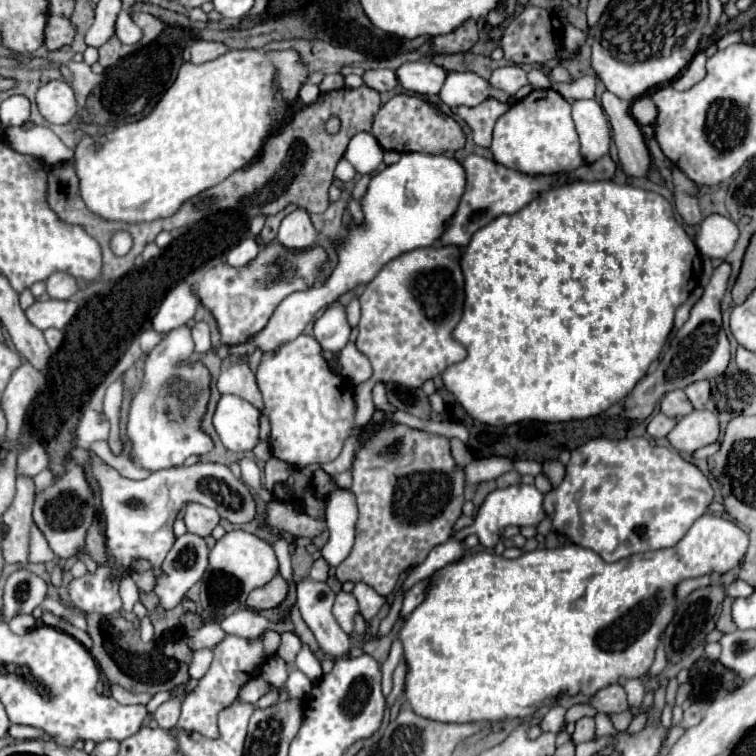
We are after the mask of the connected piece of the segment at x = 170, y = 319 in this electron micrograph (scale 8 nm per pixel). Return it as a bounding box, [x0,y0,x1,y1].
[152,282,200,334]

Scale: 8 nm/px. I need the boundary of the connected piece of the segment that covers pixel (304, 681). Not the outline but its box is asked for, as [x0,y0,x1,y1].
[286,670,312,698]

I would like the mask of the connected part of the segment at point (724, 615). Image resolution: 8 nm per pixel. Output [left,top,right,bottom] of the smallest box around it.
[716,598,736,634]

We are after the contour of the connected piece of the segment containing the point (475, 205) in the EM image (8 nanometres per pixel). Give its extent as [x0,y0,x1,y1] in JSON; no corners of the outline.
[440,156,560,248]

